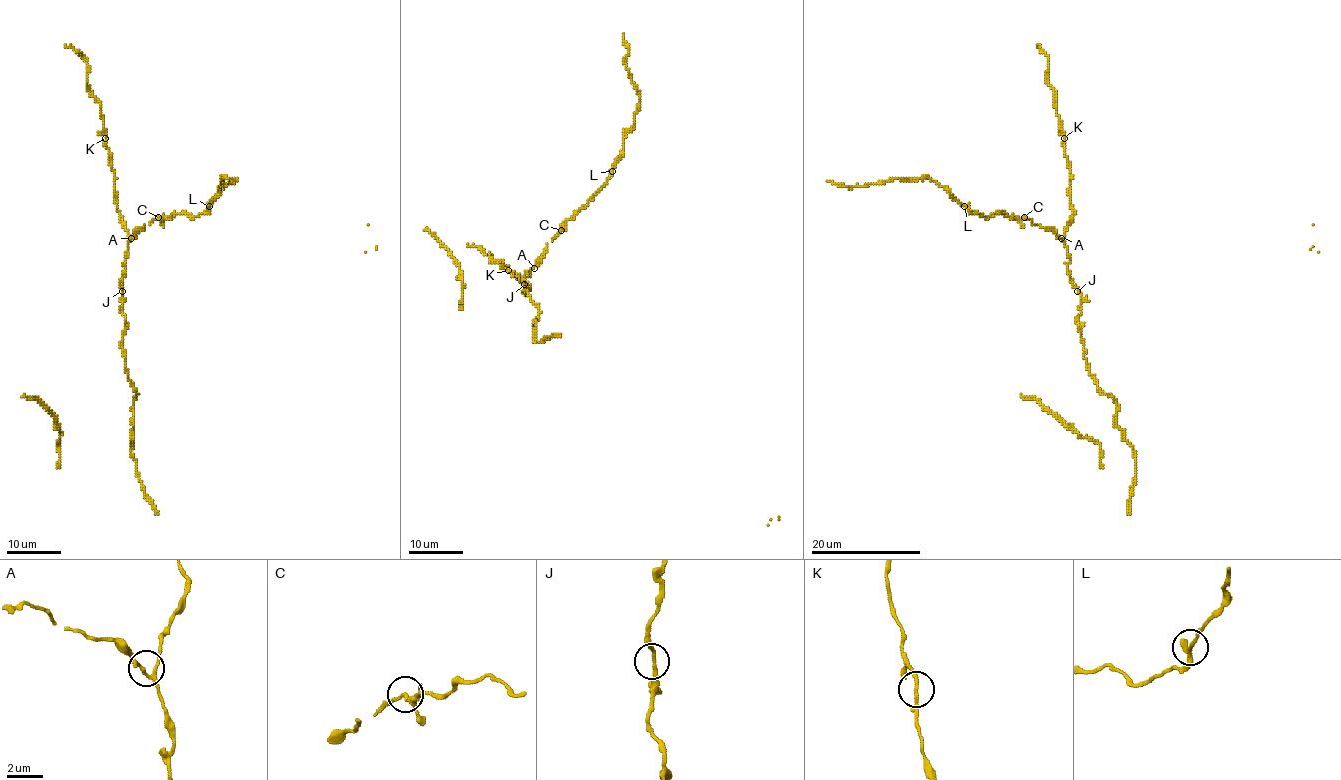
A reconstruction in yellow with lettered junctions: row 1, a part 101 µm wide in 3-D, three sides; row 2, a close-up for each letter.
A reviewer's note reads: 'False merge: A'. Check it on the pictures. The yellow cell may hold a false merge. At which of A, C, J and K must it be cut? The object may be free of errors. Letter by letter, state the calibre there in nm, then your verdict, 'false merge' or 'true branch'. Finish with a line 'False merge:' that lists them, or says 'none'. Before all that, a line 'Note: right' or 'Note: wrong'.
Note: wrong
A: 160 nm | true branch
C: 160 nm | true branch
J: 180 nm | true branch
K: 180 nm | true branch
False merge: none

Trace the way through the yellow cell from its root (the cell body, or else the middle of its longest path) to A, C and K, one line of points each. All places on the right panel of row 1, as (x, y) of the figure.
A: (1079, 289), (1071, 281), (1069, 254), (1061, 238)
C: (1079, 289), (1071, 281), (1069, 254), (1065, 243), (1050, 229), (1024, 217)
K: (1079, 289), (1071, 281), (1069, 254), (1064, 240), (1065, 228), (1073, 214), (1064, 138)

